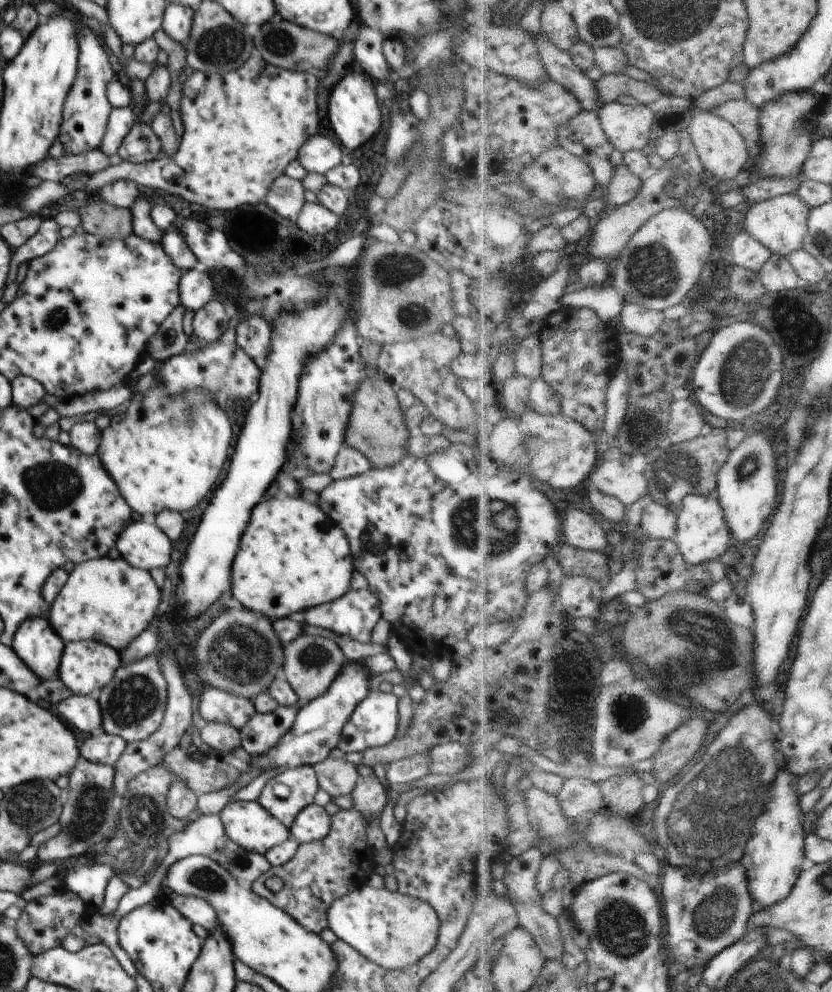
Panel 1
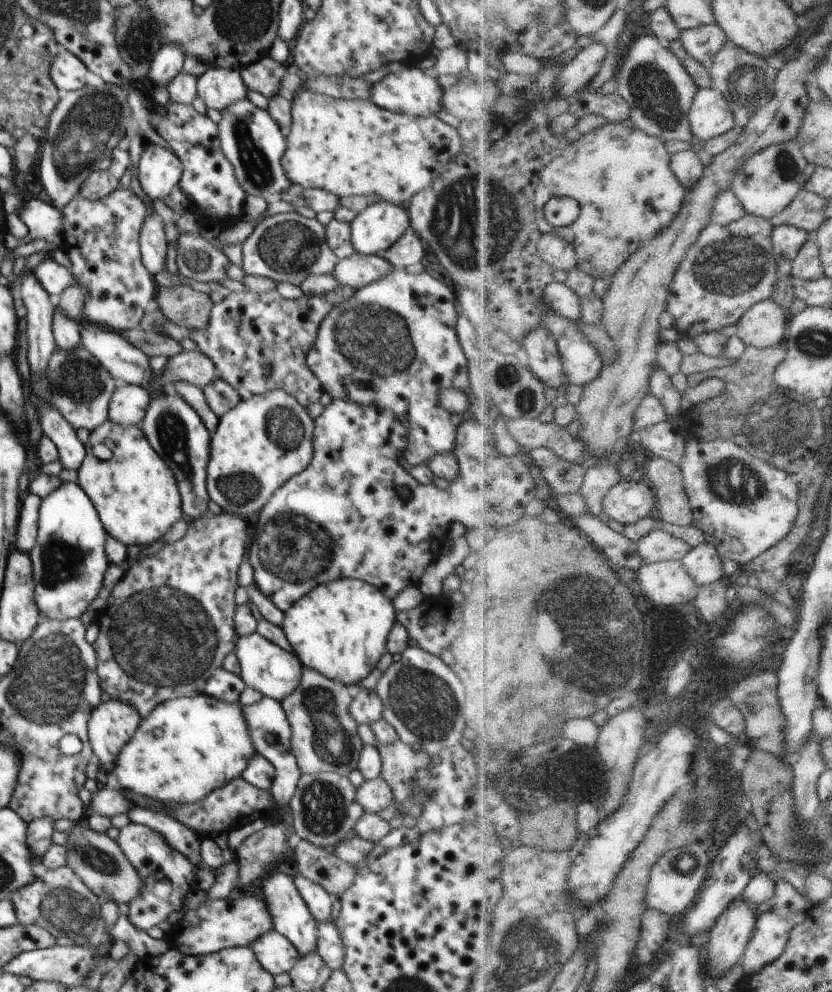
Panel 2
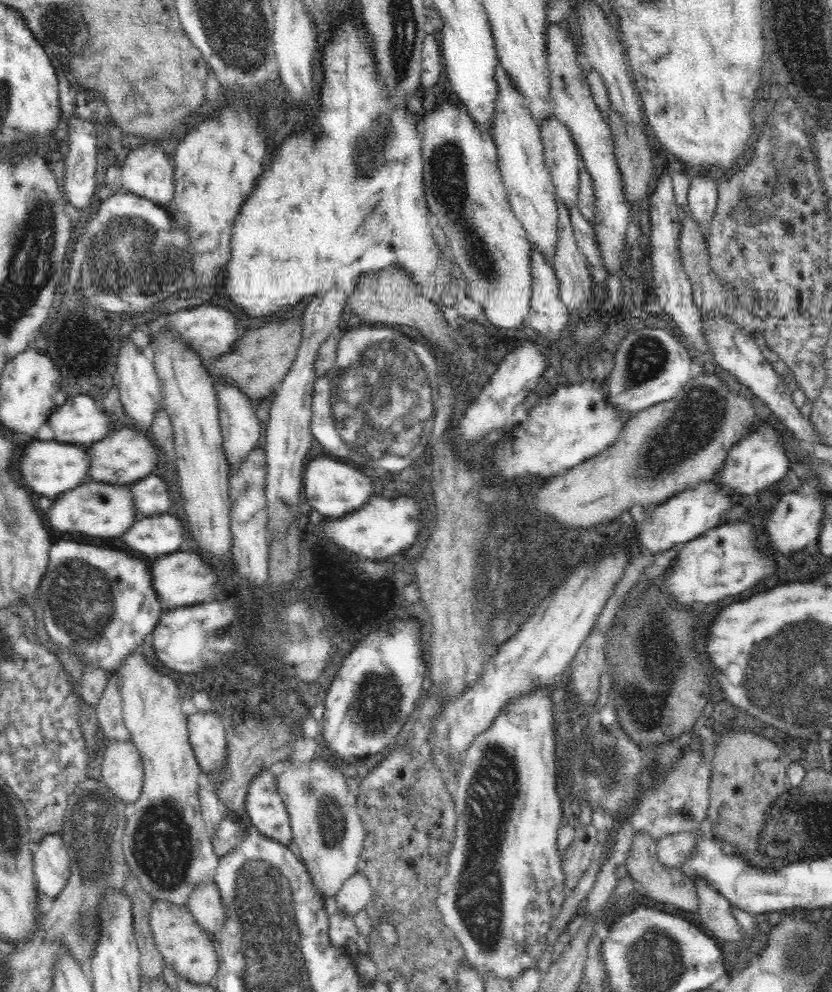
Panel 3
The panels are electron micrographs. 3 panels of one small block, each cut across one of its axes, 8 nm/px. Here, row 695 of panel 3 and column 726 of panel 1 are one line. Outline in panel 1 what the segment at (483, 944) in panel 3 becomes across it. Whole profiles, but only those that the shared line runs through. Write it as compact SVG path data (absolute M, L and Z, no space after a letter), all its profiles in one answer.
M689 494L684 498L675 541L680 546L684 556L693 565L700 565L720 558L730 550L732 542L735 542L732 528L730 528L730 522L726 518L726 508L722 506L722 502L716 495Z

